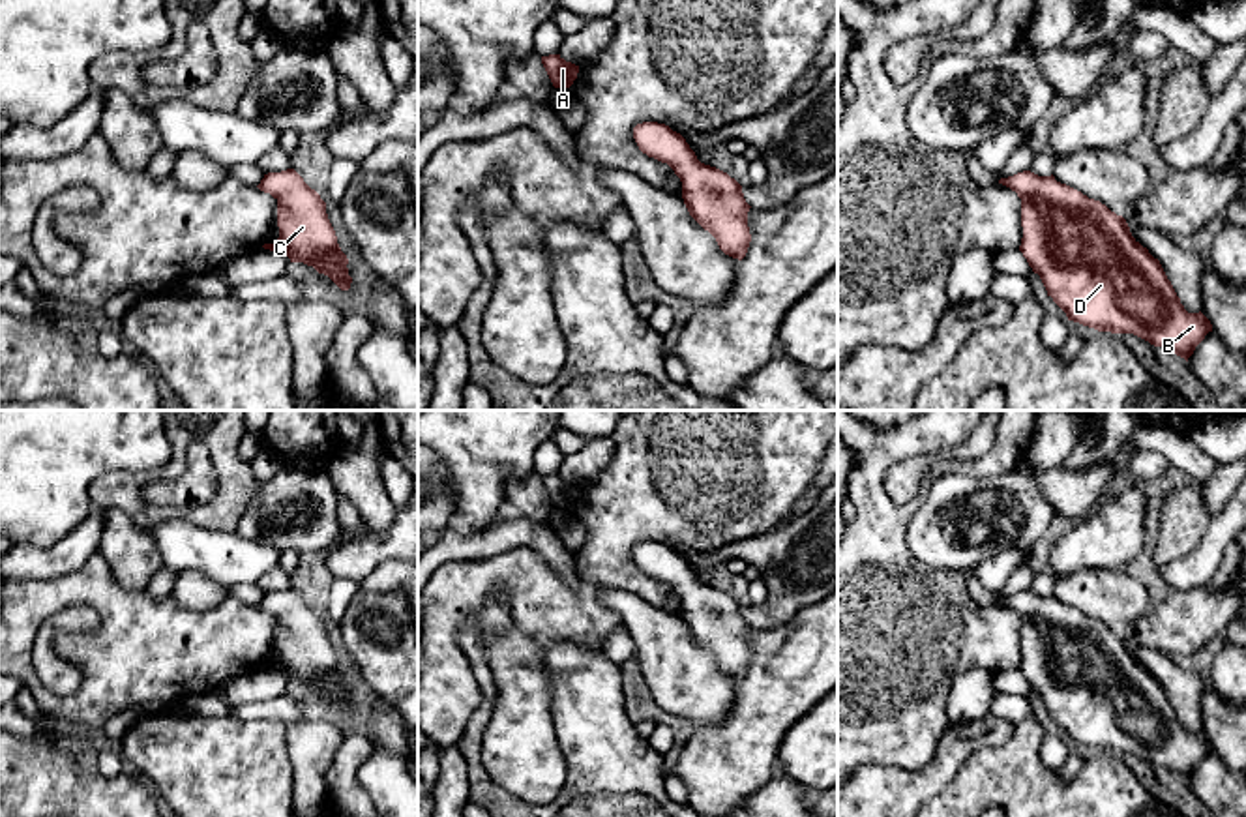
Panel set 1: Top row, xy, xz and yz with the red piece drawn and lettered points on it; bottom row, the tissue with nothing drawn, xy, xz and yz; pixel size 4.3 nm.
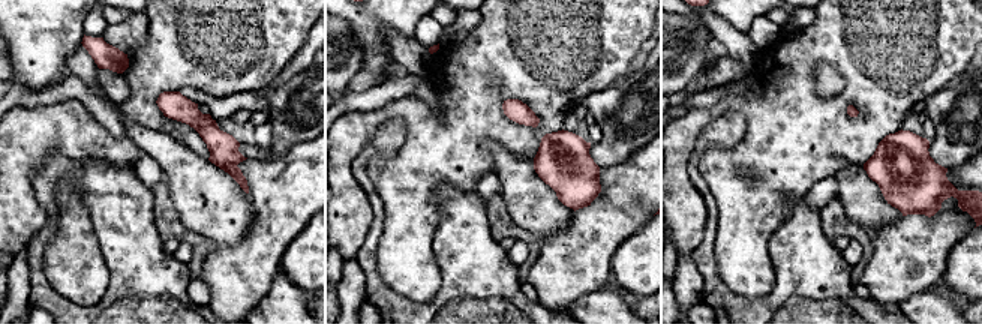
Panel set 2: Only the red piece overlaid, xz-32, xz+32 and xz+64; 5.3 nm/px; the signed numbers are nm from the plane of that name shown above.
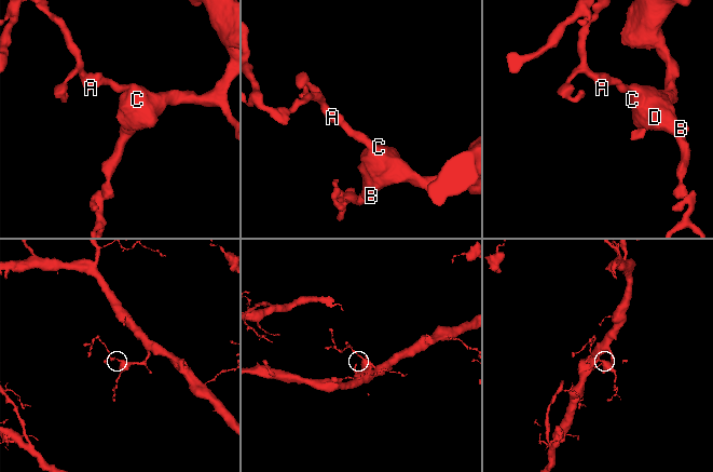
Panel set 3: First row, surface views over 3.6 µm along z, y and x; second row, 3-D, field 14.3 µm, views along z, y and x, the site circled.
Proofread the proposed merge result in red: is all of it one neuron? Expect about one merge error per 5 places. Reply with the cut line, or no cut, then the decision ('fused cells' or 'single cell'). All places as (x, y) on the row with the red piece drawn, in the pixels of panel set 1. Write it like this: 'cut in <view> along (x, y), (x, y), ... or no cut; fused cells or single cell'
no cut; single cell

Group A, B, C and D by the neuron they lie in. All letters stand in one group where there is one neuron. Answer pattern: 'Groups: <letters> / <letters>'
Groups: A B C D

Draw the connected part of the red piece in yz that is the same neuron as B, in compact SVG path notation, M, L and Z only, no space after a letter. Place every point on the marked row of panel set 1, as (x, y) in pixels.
M1023 171L1001 178L999 184L1021 199L1023 238L1019 251L1068 320L1098 332L1134 334L1186 362L1212 332L1210 320L1201 311L1188 313L1184 309L1160 260L1132 236L1122 215L1057 182L1053 174L1038 176Z

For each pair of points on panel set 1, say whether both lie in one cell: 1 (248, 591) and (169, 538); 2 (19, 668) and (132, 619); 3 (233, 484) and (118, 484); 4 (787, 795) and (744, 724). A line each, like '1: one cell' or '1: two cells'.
1: two cells
2: one cell
3: one cell
4: two cells

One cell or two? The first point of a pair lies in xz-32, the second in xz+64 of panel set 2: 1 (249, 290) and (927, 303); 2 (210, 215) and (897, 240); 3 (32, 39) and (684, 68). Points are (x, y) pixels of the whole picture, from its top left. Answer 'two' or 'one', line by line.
1: two
2: two
3: two

